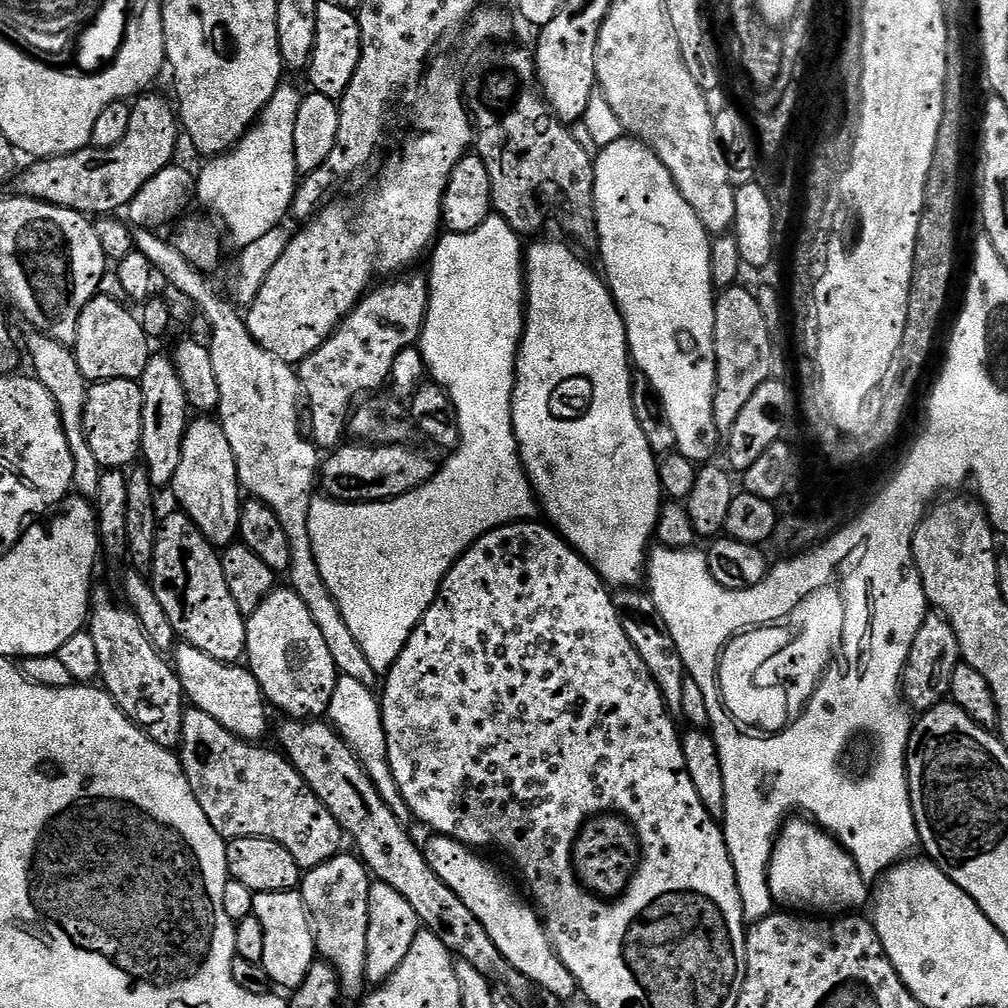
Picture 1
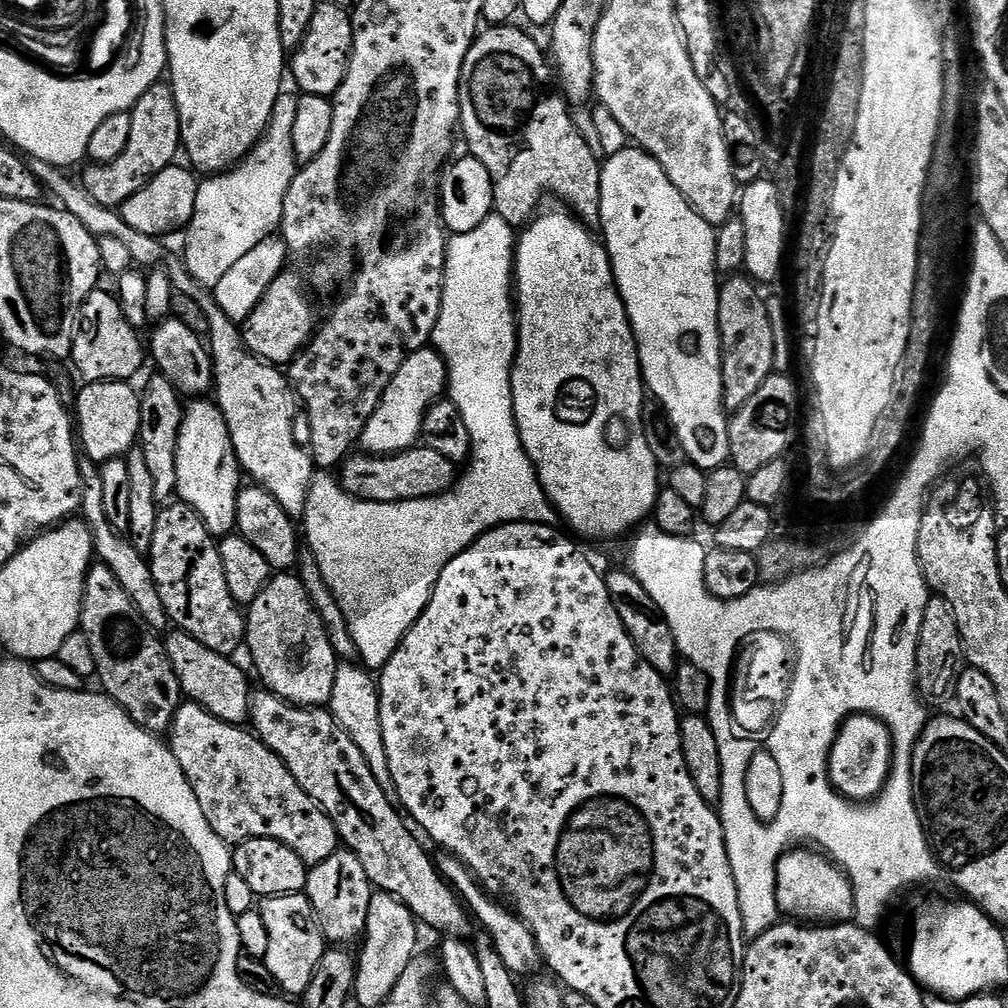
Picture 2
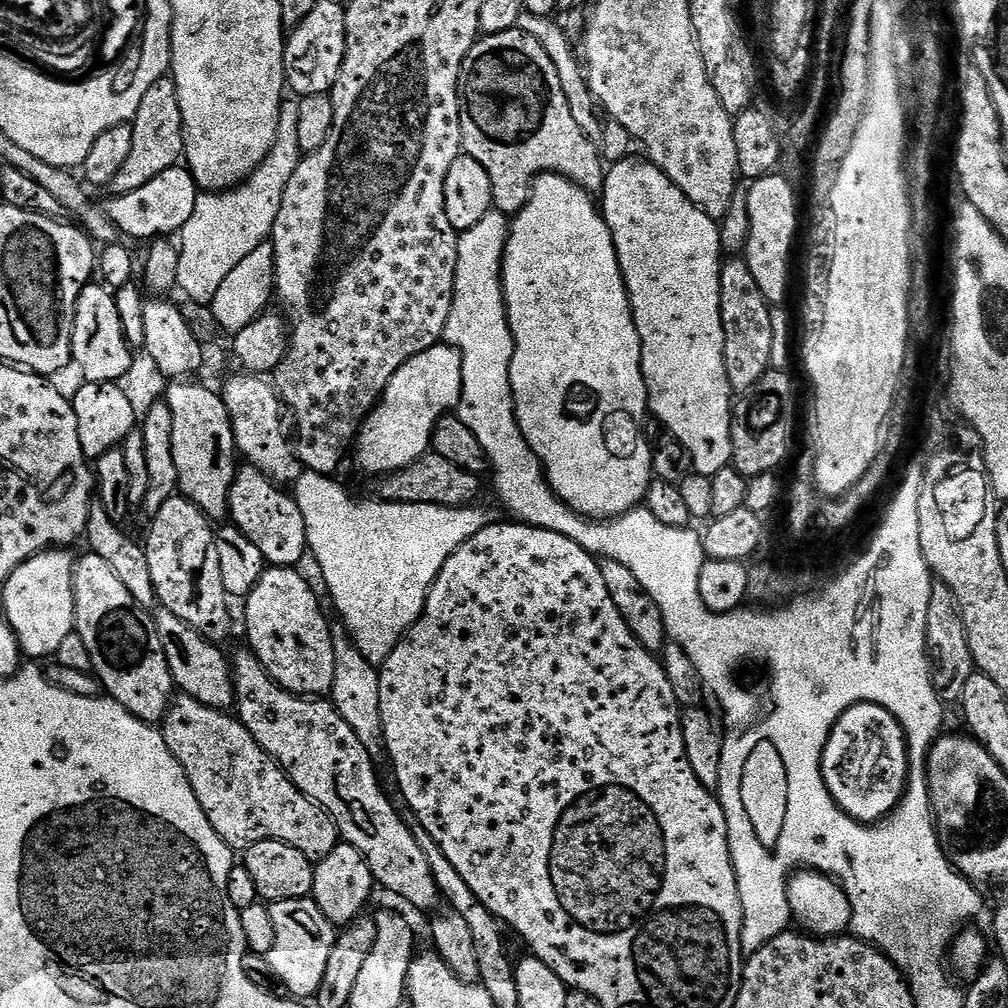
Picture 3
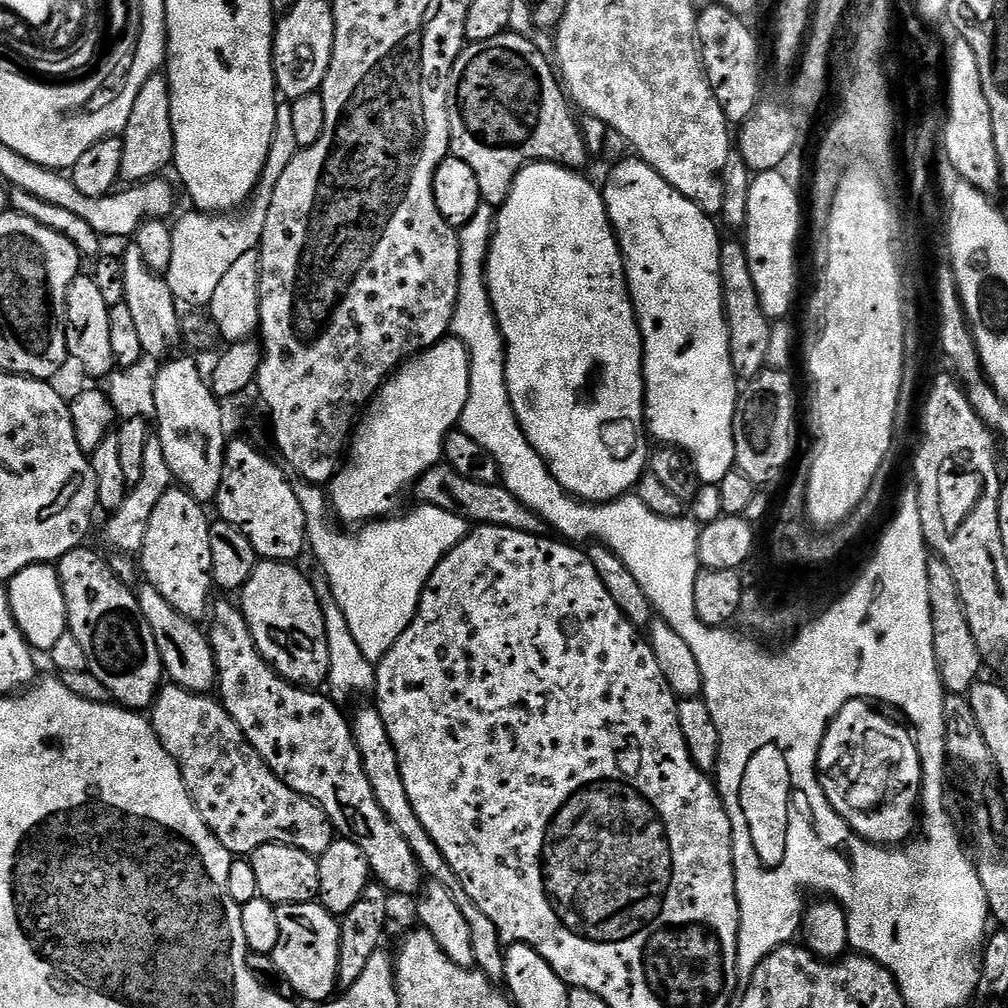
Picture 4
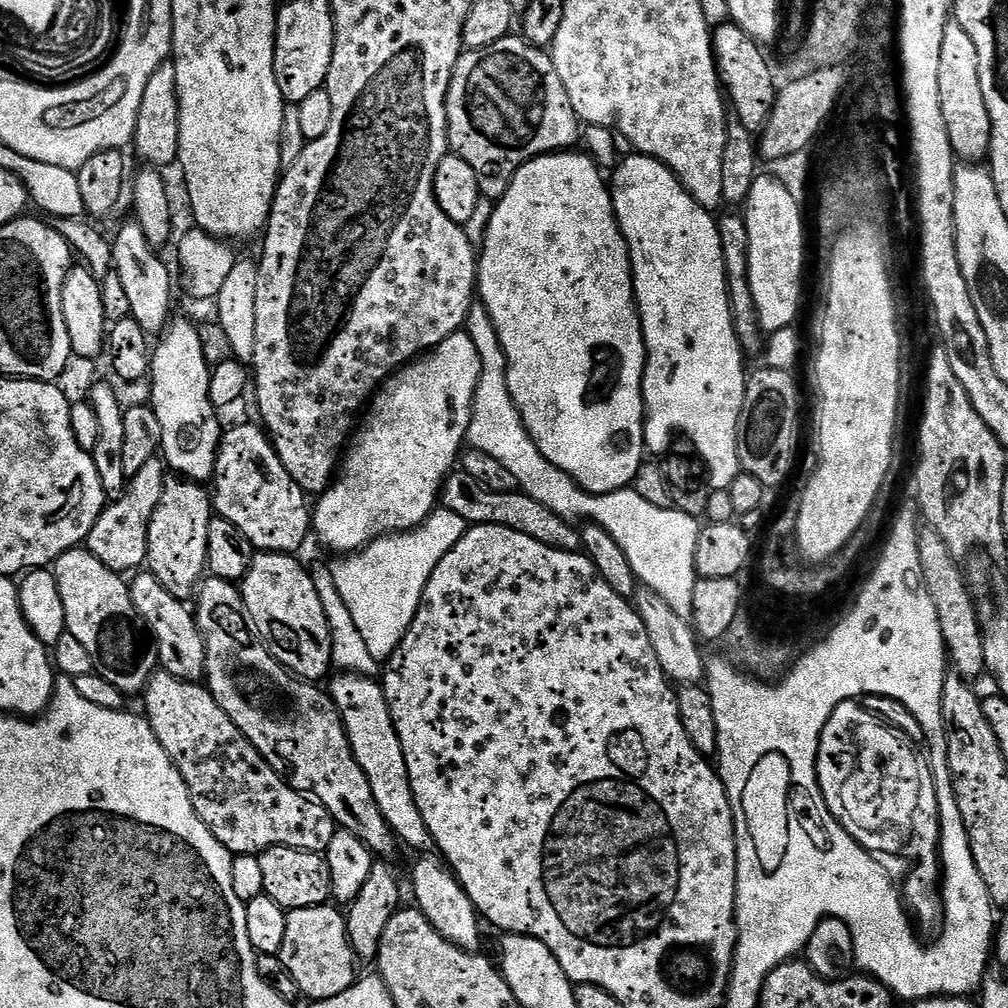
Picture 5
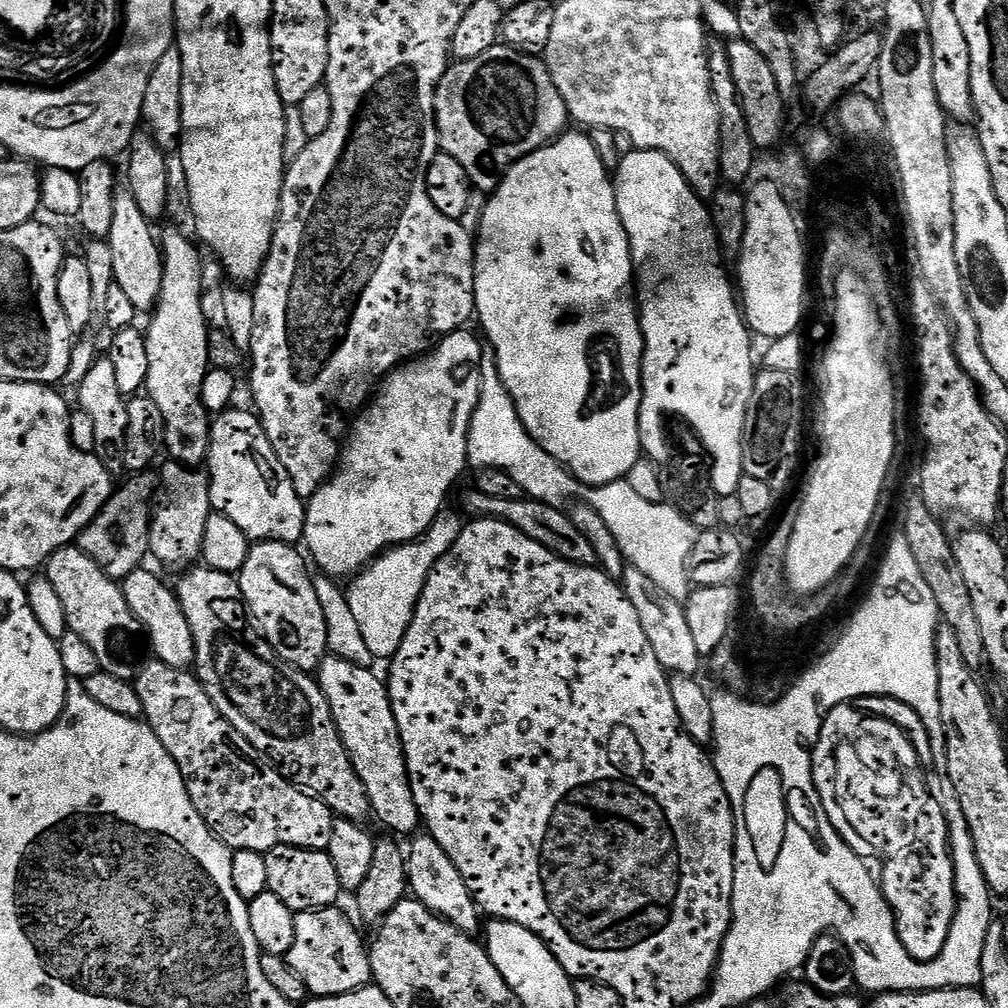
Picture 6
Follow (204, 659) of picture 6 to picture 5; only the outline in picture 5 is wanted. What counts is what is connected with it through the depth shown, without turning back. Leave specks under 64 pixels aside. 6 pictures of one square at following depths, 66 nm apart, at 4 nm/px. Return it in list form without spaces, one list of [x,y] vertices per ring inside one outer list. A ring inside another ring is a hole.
[[[205,579],[194,596],[194,615],[206,646],[206,687],[218,706],[226,710],[230,722],[242,730],[247,740],[260,751],[264,761],[279,776],[285,777],[293,790],[318,800],[343,831],[357,836],[377,857],[388,858],[398,848],[396,835],[386,818],[382,818],[378,802],[374,802],[370,782],[366,782],[366,774],[362,774],[362,766],[358,766],[354,758],[344,723],[331,695],[315,683],[293,676],[269,654],[268,647],[250,627],[241,589],[233,581]]]

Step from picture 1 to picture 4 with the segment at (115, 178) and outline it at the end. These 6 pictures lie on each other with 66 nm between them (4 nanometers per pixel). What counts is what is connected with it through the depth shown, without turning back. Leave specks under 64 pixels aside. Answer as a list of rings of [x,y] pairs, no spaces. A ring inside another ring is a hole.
[[[157,74],[146,78],[138,100],[128,119],[126,129],[126,155],[124,157],[123,179],[128,182],[143,182],[161,175],[164,167],[174,160],[174,126],[172,125],[172,95],[168,77]]]

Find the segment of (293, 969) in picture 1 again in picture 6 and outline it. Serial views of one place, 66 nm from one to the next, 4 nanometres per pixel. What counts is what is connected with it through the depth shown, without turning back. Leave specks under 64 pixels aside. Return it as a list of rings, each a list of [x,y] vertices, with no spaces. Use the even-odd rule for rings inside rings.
[[[339,907],[319,908],[313,912],[297,912],[294,922],[294,944],[286,957],[288,964],[306,982],[313,997],[341,996],[357,992],[372,980],[372,964],[368,960],[366,940],[339,912]]]

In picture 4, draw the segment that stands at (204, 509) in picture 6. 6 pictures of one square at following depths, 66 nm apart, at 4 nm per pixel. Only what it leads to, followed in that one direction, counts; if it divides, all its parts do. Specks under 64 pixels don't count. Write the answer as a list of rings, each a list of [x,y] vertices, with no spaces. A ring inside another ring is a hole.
[[[168,488],[166,494],[162,494],[162,502],[154,506],[154,514],[150,514],[146,542],[138,553],[144,576],[148,579],[145,581],[151,588],[158,590],[158,594],[162,594],[162,598],[166,598],[166,602],[178,610],[178,614],[197,622],[209,615],[214,600],[210,550],[212,524],[204,508],[205,505],[195,500],[187,488]]]

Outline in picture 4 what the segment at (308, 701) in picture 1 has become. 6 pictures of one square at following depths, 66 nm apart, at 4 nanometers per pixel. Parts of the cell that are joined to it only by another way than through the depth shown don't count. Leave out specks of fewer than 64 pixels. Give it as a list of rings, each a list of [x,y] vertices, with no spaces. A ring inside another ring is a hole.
[[[260,560],[254,574],[250,574],[250,578],[244,583],[238,596],[238,604],[243,611],[250,634],[268,665],[291,684],[320,686],[327,681],[330,671],[330,646],[326,636],[326,622],[311,579],[307,575],[304,577],[296,567],[295,563],[283,560]]]

